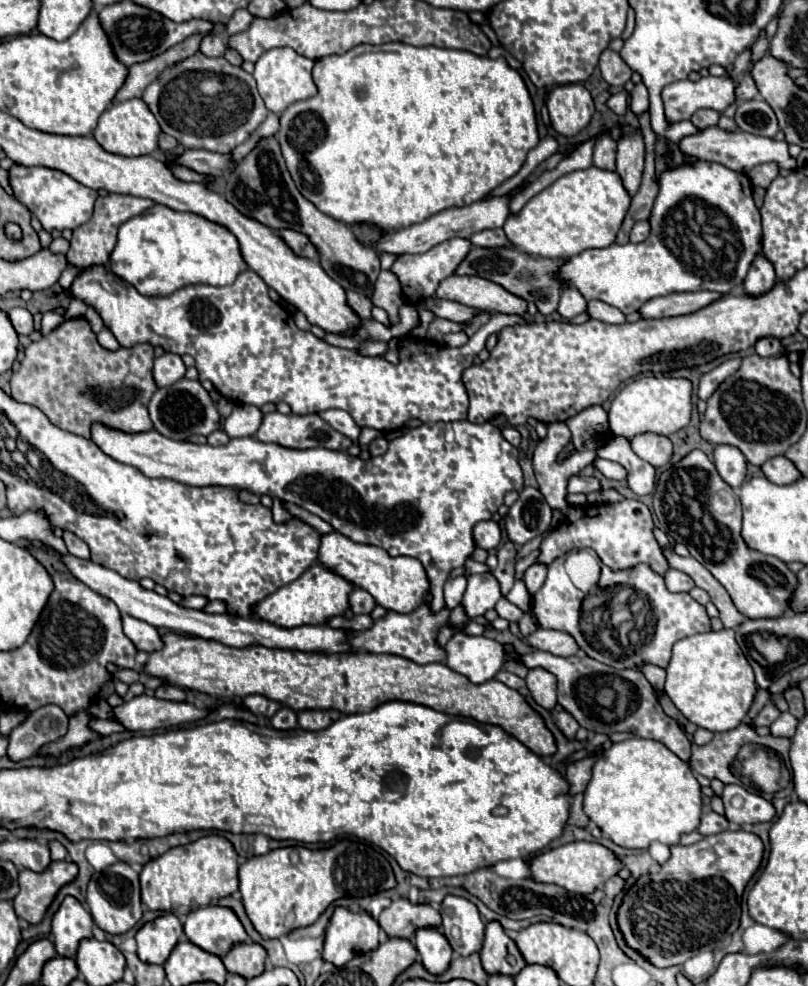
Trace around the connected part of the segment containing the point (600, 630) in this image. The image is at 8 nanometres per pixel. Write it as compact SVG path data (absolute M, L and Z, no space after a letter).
M565 556L557 558L549 564L547 578L545 578L543 586L537 590L537 612L535 612L535 594L533 594L533 614L537 614L535 616L537 624L541 628L569 632L587 656L591 656L603 664L609 664L613 668L639 668L641 664L651 662L655 666L667 668L669 658L671 658L671 648L677 640L711 630L711 622L705 612L705 606L697 604L697 600L693 600L685 592L681 592L681 594L669 592L663 576L657 574L649 564L637 564L633 568L617 570L617 572L607 566L601 566L599 586L601 588L619 586L619 584L629 586L633 594L645 596L643 606L645 608L649 606L651 614L647 610L645 612L639 610L641 616L637 616L637 612L633 612L633 616L629 616L629 620L621 622L617 628L613 628L611 622L595 624L589 616L581 616L581 606L583 606L585 596L581 590L577 590L573 586L563 564L565 564Z

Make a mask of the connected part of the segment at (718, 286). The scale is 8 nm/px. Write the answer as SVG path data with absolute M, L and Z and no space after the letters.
M697 162L683 164L681 168L669 168L659 178L659 194L649 216L651 236L639 244L611 244L607 248L591 248L569 258L561 266L561 280L575 286L587 300L603 300L623 314L639 310L647 300L667 296L673 292L713 290L729 294L745 280L745 274L761 252L761 216L753 202L753 186L745 174L733 172L721 164Z

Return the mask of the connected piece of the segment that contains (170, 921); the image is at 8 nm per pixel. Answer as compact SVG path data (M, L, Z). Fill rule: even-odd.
M173 912L157 916L155 920L145 922L135 934L137 956L147 964L163 964L181 936L183 924Z

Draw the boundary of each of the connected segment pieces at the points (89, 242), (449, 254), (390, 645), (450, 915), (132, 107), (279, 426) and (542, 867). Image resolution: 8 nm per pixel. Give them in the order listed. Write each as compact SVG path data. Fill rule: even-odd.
M107 194L99 196L95 202L95 212L89 222L81 224L77 230L73 230L71 238L71 248L65 254L67 262L79 270L91 268L91 266L105 266L109 262L109 254L117 242L117 228L127 222L129 218L141 214L145 208L149 208L153 202L147 198L137 198L137 196L125 196L125 194Z
M453 238L453 240L445 240L437 246L433 246L429 252L423 252L423 254L405 254L405 256L399 256L397 262L391 266L391 270L399 276L399 282L401 282L401 288L403 288L403 296L405 300L415 306L417 300L423 300L425 296L433 296L435 294L435 288L437 284L451 276L457 266L465 260L465 256L469 254L471 250L471 242L467 238Z
M427 594L425 602L417 606L409 614L399 614L393 610L387 610L387 614L373 622L371 628L361 632L349 632L349 646L353 650L365 650L373 654L397 654L403 658L409 658L417 664L429 664L429 662L443 662L447 658L445 648L437 644L437 632L439 628L449 620L449 610L443 608L439 612L431 612L431 600L433 596Z
M445 896L441 902L443 934L447 936L451 948L461 956L469 956L481 950L485 924L473 902L461 896Z
M131 98L131 100L117 102L111 108L107 108L101 114L93 136L107 152L121 154L121 156L143 156L143 154L153 154L157 150L159 132L161 128L155 116L151 114L149 106L141 98Z
M265 414L263 424L257 430L257 440L281 444L285 448L329 448L347 450L351 440L331 428L319 414Z
M569 842L559 848L553 848L545 854L535 856L531 860L529 868L531 868L531 878L537 882L557 884L557 886L561 886L569 892L577 892L577 894L591 894L591 892L595 892L597 886L605 884L611 876L619 874L619 870L623 868L623 862L609 848L601 846L599 842Z

